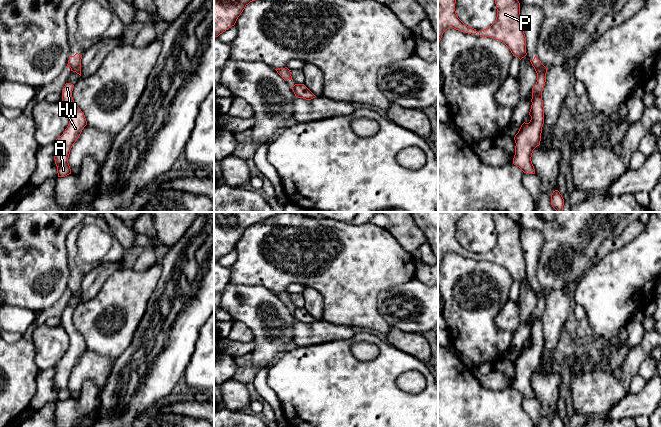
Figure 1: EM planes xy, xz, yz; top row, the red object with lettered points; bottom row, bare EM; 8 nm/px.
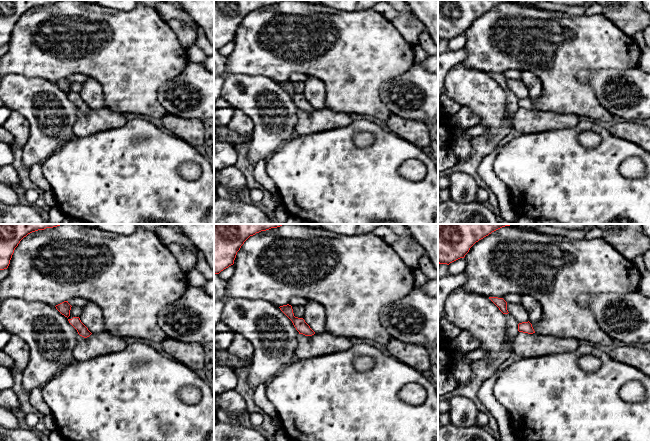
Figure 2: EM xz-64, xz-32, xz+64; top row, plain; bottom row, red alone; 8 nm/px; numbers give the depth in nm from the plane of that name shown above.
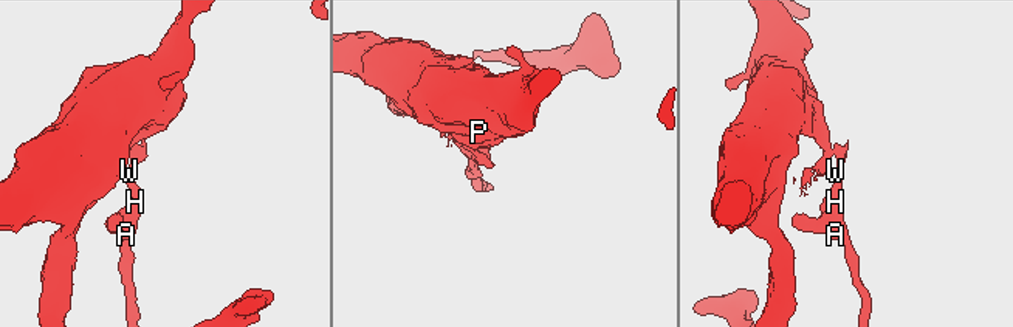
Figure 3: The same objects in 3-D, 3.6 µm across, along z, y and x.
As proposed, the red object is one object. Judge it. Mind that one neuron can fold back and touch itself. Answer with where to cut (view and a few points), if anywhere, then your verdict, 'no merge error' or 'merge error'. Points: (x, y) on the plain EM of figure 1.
cut in xz along (294, 310), (292, 313); merge error

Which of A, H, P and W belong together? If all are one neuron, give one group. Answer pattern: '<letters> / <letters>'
A H W / P

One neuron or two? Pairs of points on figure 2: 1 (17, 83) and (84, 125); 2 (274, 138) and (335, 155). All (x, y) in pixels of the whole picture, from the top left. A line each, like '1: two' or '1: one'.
1: two
2: two

